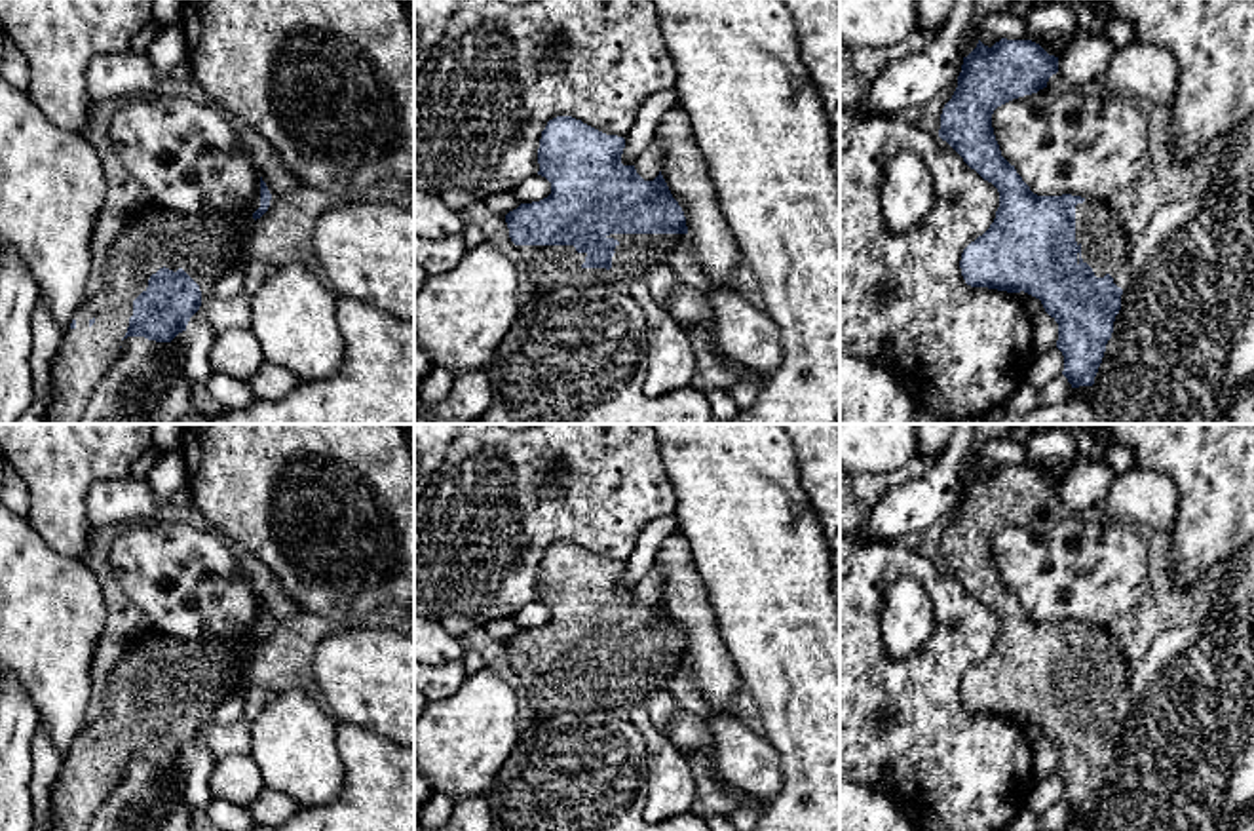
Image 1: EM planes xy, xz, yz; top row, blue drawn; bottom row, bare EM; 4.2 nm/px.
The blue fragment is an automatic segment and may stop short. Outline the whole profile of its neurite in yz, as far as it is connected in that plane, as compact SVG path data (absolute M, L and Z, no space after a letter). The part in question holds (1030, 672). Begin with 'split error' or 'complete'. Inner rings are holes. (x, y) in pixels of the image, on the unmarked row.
split error; M1001 464L992 473L978 466L977 473L963 483L958 513L940 540L939 563L999 618L994 648L961 679L960 694L965 709L1007 719L1024 717L1039 725L1045 738L1058 749L1056 774L1064 782L1062 801L1074 816L1091 821L1115 742L1121 736L1132 666L1108 628L1072 620L1034 620L1015 591L1001 582L992 553L992 540L998 532L1037 519L1056 498L1058 483L1049 481L1032 466Z

